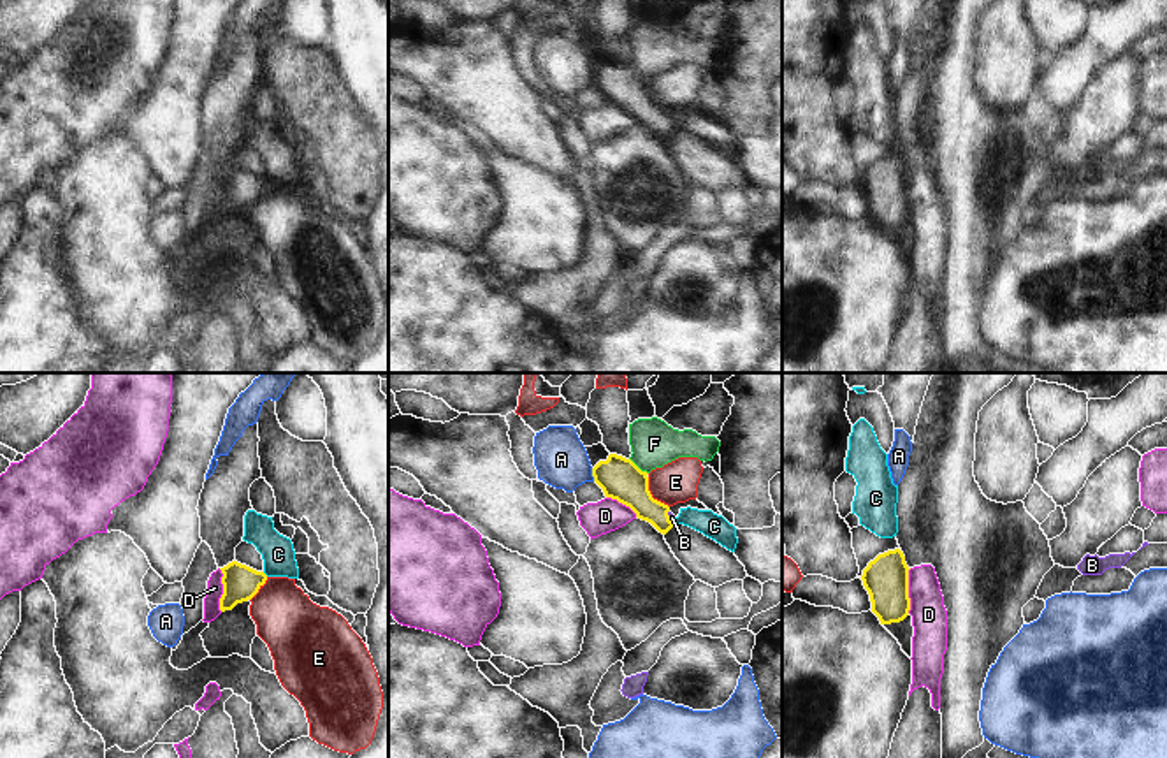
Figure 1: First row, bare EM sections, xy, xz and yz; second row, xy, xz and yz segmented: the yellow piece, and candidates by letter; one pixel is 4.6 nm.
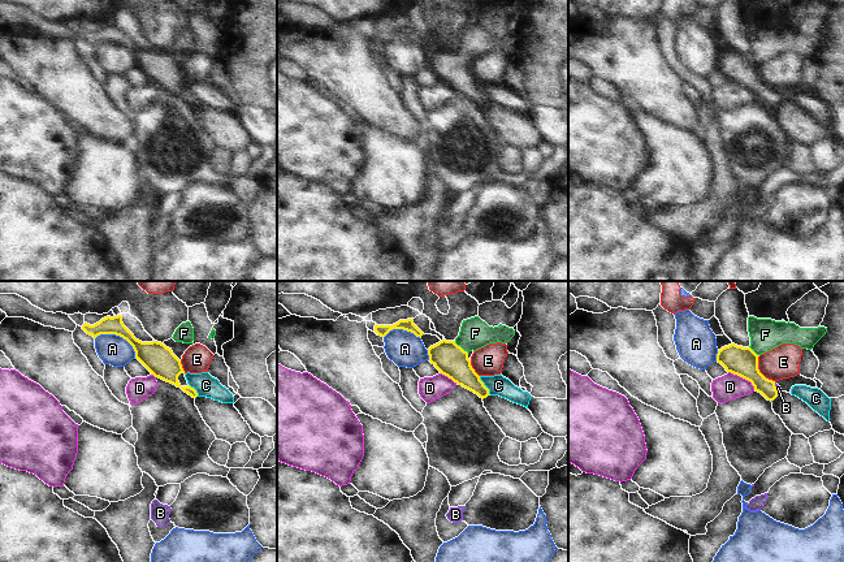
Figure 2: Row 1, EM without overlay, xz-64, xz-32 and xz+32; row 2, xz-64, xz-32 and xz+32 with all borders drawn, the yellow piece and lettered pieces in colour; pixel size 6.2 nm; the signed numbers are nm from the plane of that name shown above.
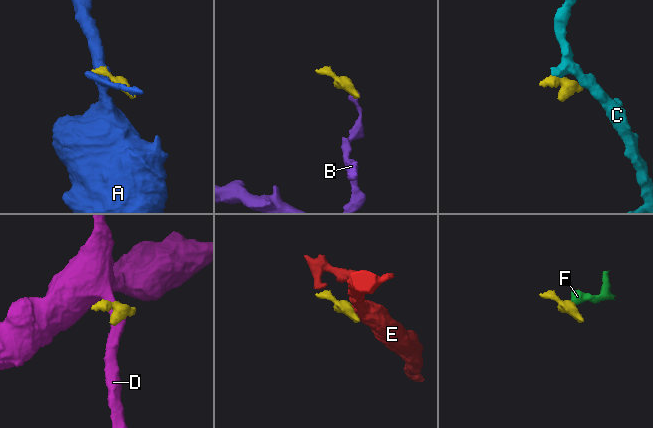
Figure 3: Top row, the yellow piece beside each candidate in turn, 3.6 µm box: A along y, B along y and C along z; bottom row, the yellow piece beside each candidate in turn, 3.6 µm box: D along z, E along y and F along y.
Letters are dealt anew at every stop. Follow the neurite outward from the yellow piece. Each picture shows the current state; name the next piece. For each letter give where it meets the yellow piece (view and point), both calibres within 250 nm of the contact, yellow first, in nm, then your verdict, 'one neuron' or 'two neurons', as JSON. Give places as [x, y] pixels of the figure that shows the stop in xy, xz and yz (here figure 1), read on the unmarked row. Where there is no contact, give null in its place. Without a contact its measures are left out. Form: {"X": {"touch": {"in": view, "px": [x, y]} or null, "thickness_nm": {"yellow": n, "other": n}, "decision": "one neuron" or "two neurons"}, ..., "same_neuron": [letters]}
{"A": {"touch": {"in": "xz", "px": [593, 81]}, "thickness_nm": {"yellow": 190, "other": 240}, "decision": "two neurons"}, "B": {"touch": {"in": "xz", "px": [668, 123]}, "thickness_nm": {"yellow": 180, "other": 30}, "decision": "one neuron"}, "C": {"touch": {"in": "xy", "px": [264, 180]}, "thickness_nm": {"yellow": 160, "other": 150}, "decision": "two neurons"}, "D": {"touch": {"in": "yz", "px": [907, 197]}, "thickness_nm": {"yellow": 200, "other": 160}, "decision": "two neurons"}, "E": {"touch": {"in": "xz", "px": [651, 101]}, "thickness_nm": {"yellow": 190, "other": 190}, "decision": "two neurons"}, "F": {"touch": {"in": "xz", "px": [637, 72]}, "thickness_nm": {"yellow": 190, "other": 220}, "decision": "one neuron"}, "same_neuron": ["B", "F"]}

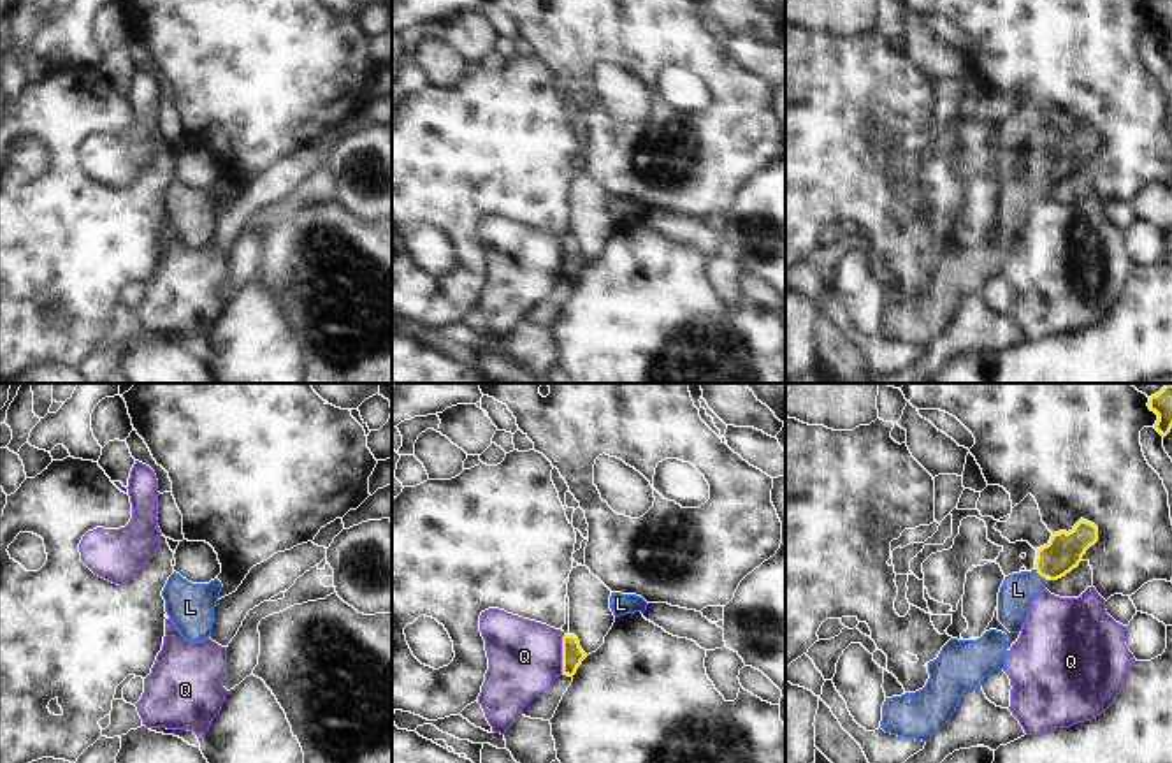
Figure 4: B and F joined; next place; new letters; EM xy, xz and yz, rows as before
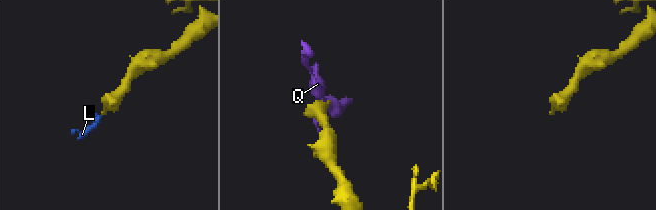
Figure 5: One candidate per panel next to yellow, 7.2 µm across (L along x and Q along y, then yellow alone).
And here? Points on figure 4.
{"L": {"touch": {"in": "yz", "px": [1041, 181]}, "thickness_nm": {"yellow": 170, "other": 160}, "decision": "one neuron"}, "Q": {"touch": {"in": "xz", "px": [563, 261]}, "thickness_nm": {"yellow": 100, "other": 340}, "decision": "two neurons"}, "same_neuron": ["L"]}

